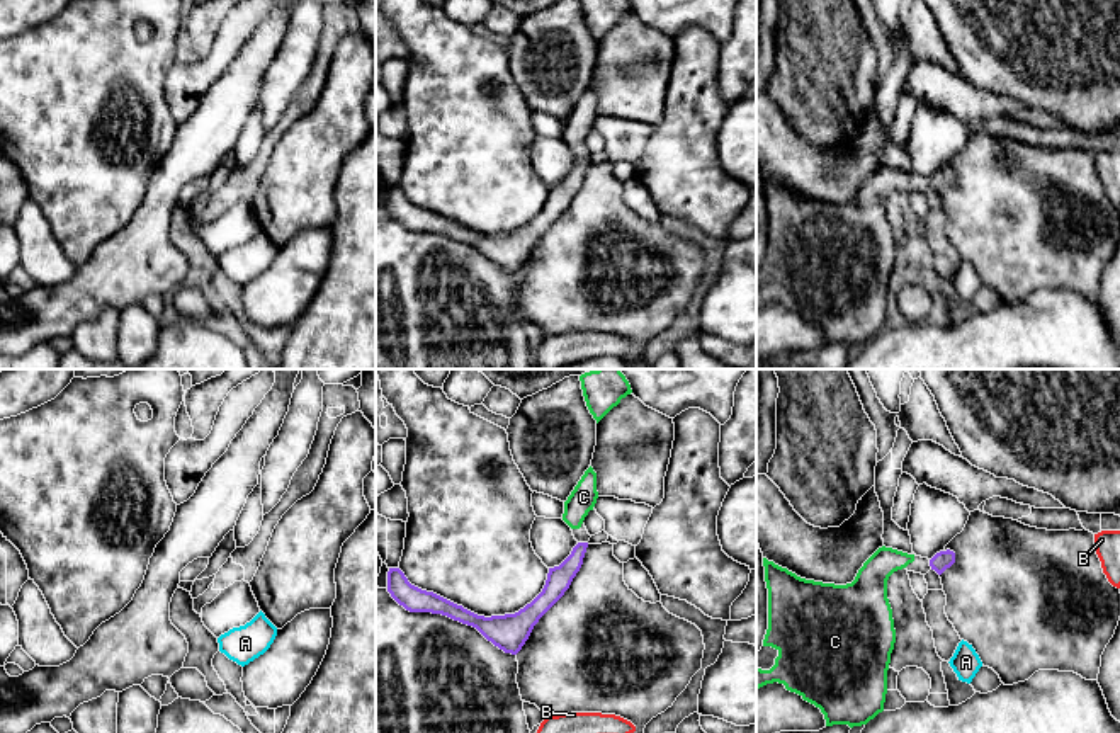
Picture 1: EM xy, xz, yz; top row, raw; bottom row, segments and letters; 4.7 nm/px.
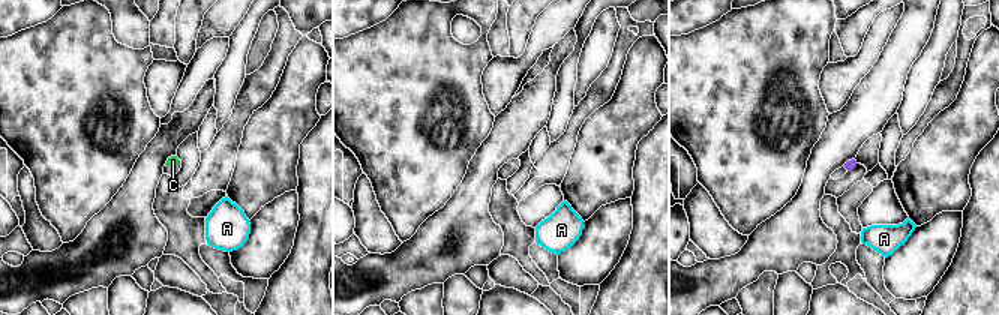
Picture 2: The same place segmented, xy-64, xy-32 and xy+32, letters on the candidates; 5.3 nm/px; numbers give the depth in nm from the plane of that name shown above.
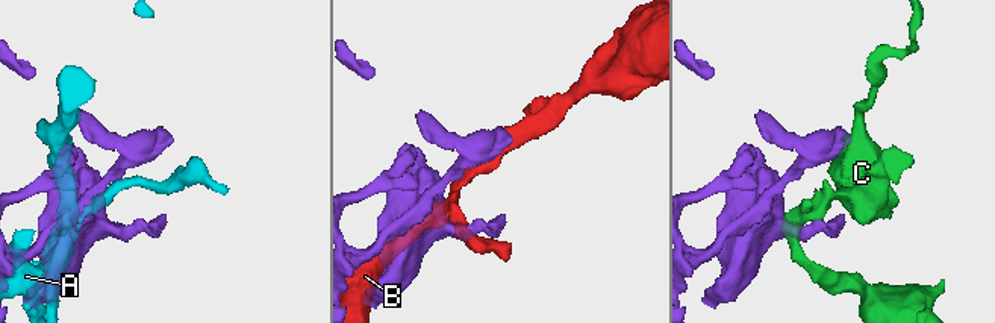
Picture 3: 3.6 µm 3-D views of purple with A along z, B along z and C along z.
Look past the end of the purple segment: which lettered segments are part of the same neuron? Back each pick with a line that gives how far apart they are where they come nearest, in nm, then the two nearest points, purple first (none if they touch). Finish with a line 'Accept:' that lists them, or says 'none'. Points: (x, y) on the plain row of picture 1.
C: 70 nm apart; from purple across xz (578, 162), (578, 147)
Accept: C

